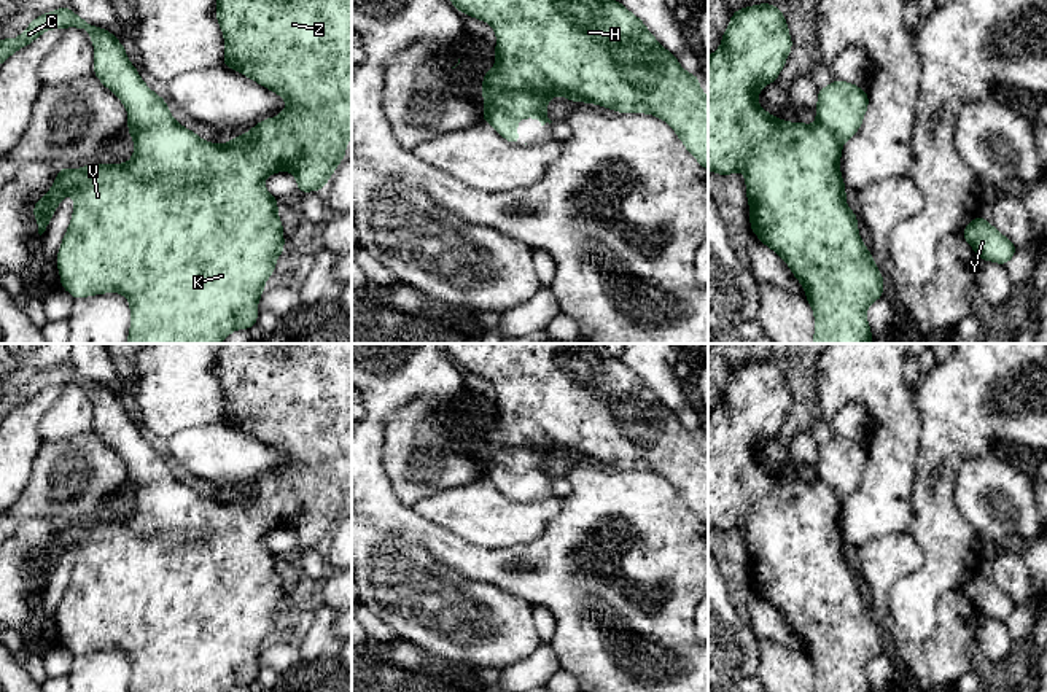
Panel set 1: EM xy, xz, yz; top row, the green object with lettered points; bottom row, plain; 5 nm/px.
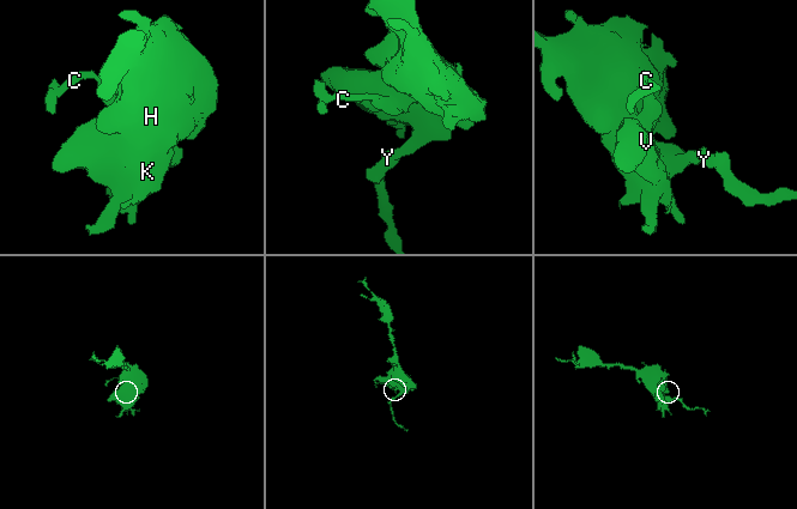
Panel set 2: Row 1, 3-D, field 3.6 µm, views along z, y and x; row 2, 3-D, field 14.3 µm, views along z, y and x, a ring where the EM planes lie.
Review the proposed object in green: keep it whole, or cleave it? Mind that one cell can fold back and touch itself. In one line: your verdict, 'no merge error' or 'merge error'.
no merge error

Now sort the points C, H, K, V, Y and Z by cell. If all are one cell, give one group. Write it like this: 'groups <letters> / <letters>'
groups C H K V Y Z

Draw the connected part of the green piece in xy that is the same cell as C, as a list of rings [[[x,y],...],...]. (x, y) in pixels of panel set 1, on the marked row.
[[[216,0],[216,19],[224,35],[223,65],[274,91],[288,103],[277,118],[263,119],[247,134],[237,138],[229,138],[228,145],[205,142],[193,130],[178,124],[169,111],[165,100],[154,94],[138,76],[138,72],[127,59],[126,48],[121,45],[121,41],[118,41],[116,37],[108,30],[99,29],[76,16],[68,6],[38,16],[13,41],[10,41],[5,35],[0,40],[2,65],[13,52],[30,45],[49,29],[86,29],[95,49],[94,75],[105,87],[119,97],[127,110],[127,134],[135,143],[132,159],[126,164],[108,165],[91,162],[84,169],[60,167],[59,175],[54,178],[53,188],[33,205],[32,210],[32,213],[37,216],[38,234],[41,235],[46,231],[59,202],[67,194],[75,197],[72,221],[57,253],[60,286],[67,290],[73,299],[102,293],[123,293],[130,304],[130,331],[126,344],[218,344],[235,329],[250,329],[255,326],[258,320],[258,301],[264,293],[264,282],[274,274],[275,261],[285,248],[283,224],[277,215],[278,200],[263,186],[263,181],[275,172],[288,170],[296,177],[298,192],[321,191],[334,173],[337,164],[345,159],[345,145],[352,138],[352,0]]]

